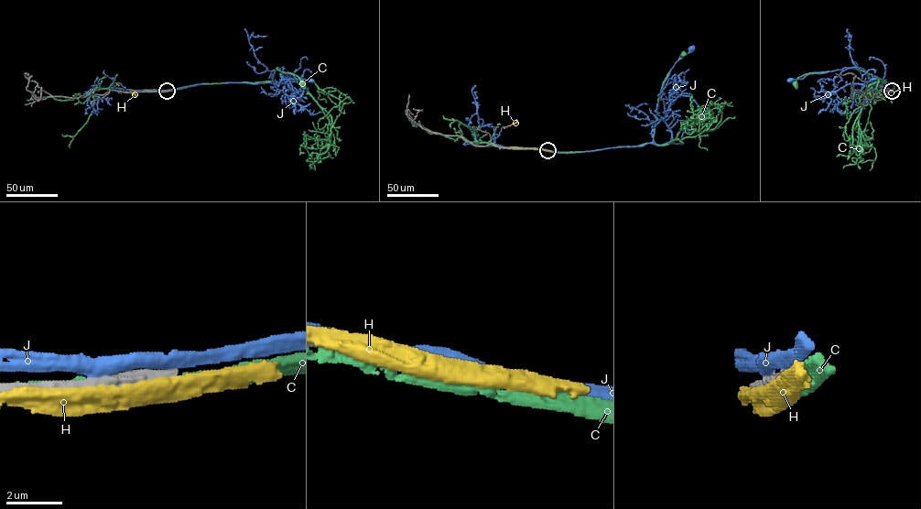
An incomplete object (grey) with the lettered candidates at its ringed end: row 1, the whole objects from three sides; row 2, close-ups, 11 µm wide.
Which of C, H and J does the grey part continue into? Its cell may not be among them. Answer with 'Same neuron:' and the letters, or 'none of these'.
Same neuron: none of these

